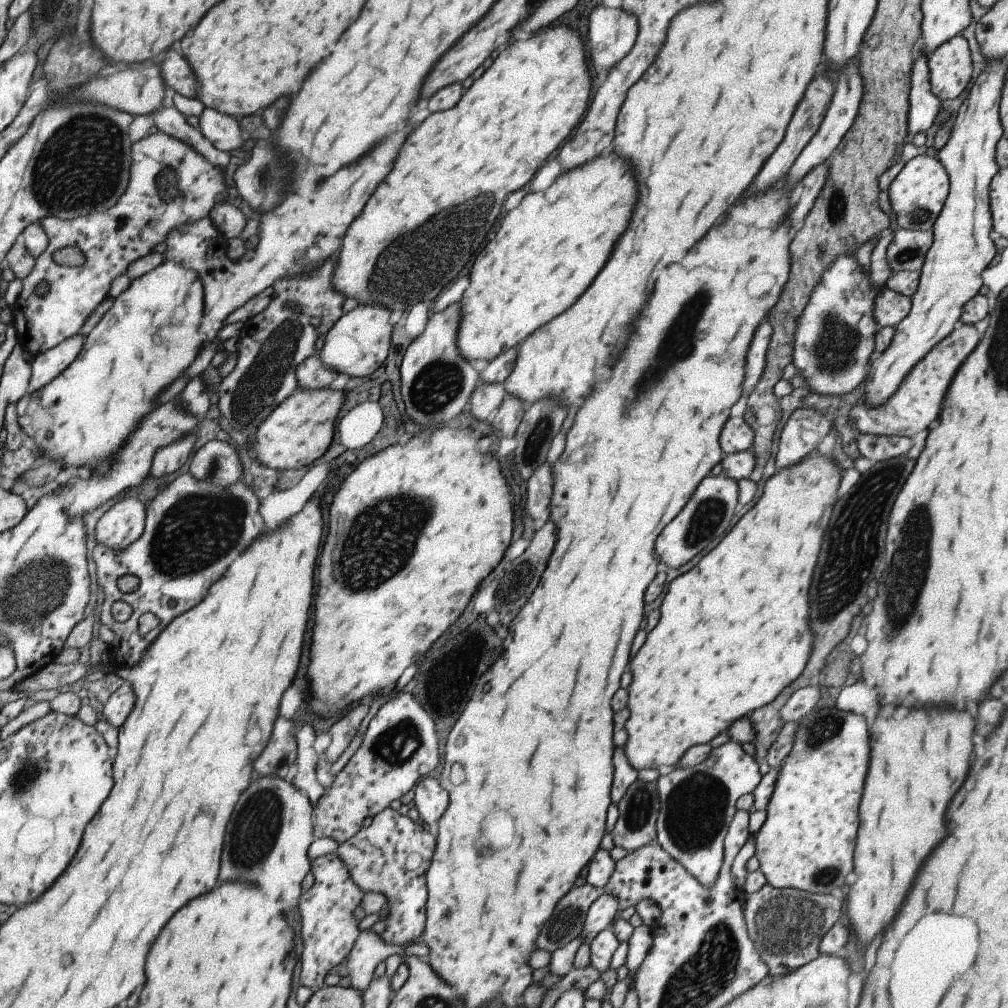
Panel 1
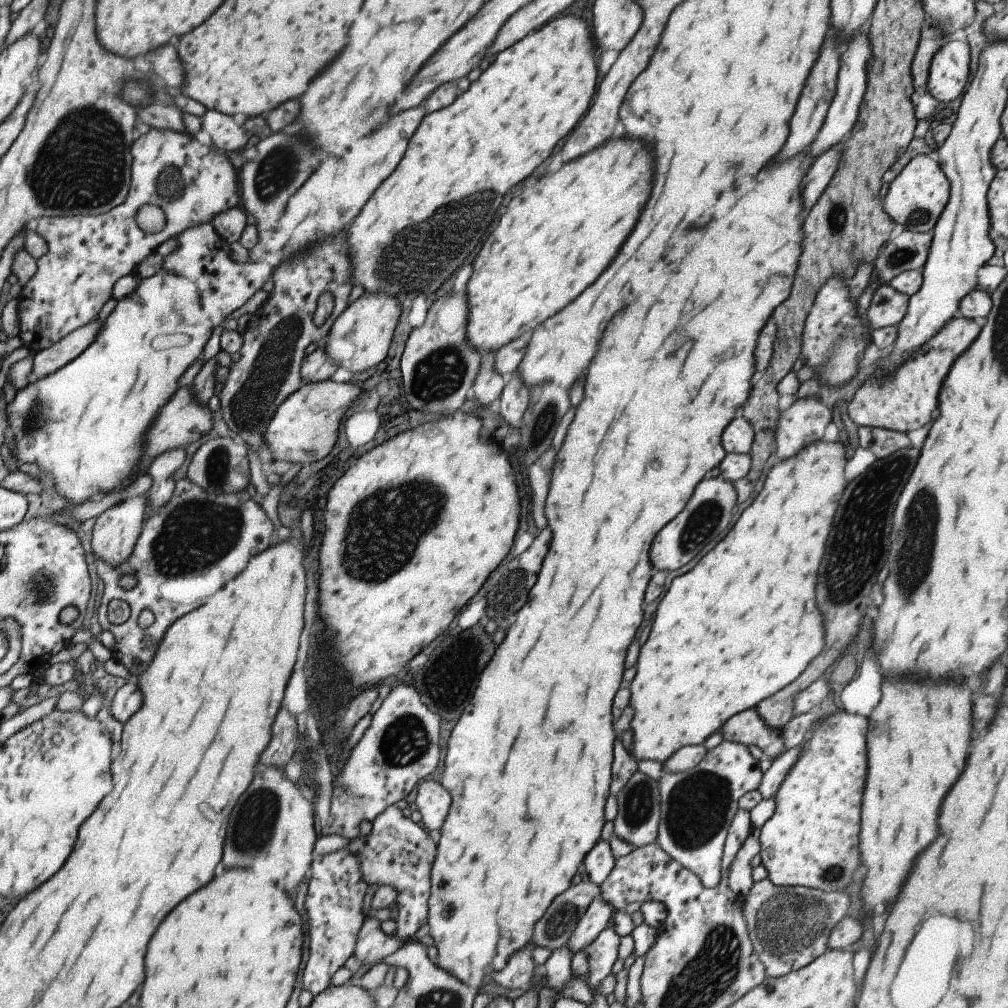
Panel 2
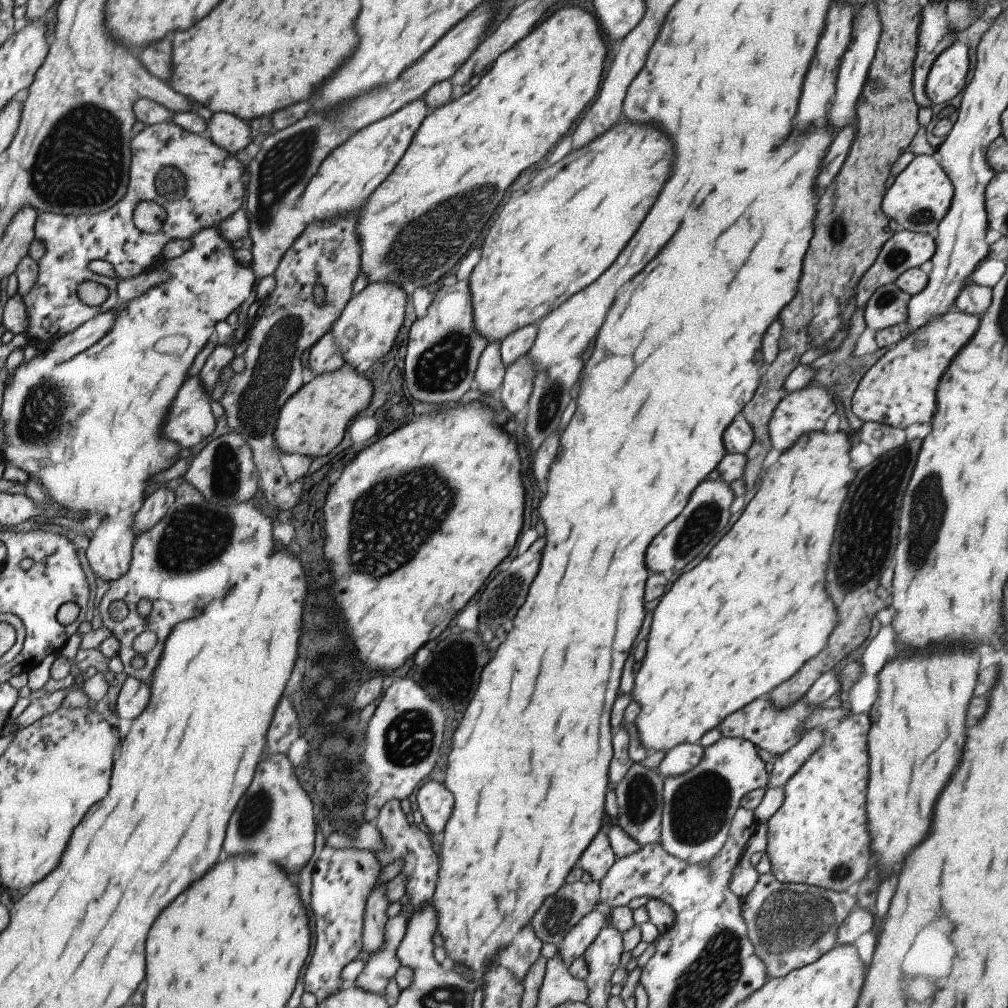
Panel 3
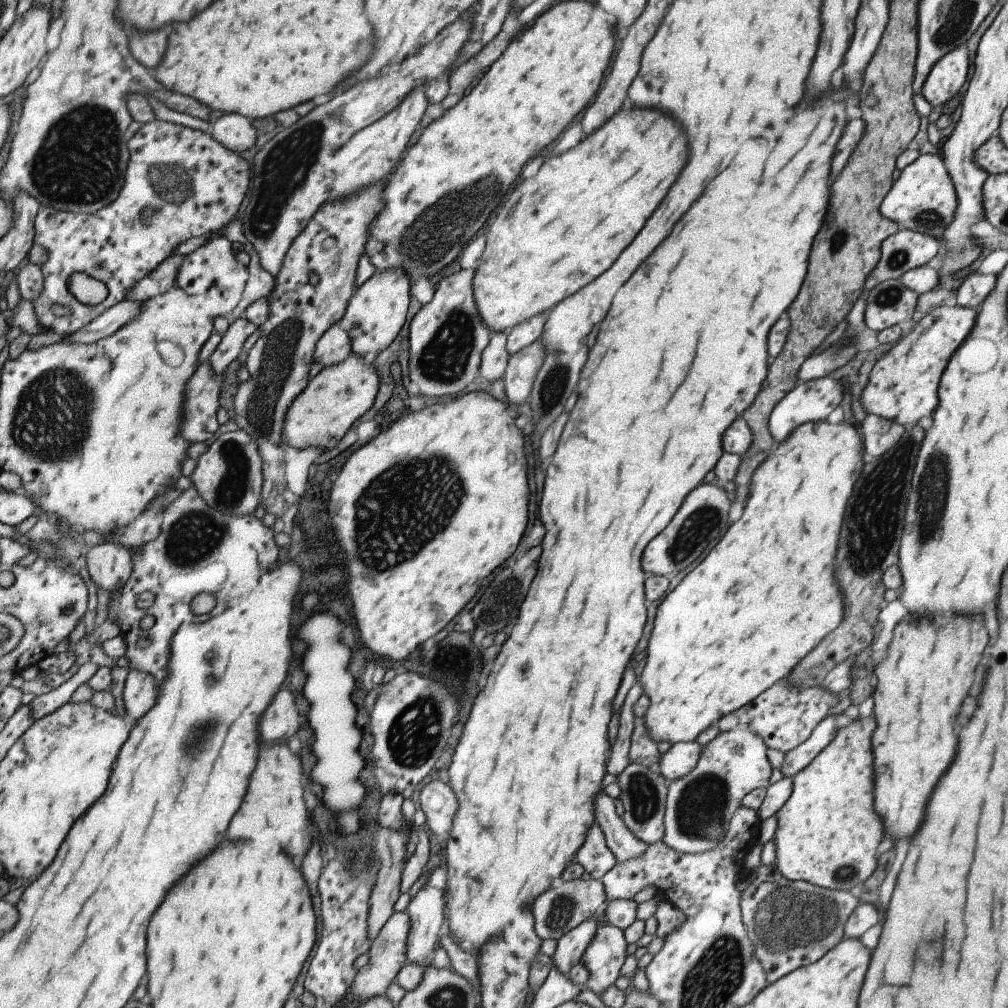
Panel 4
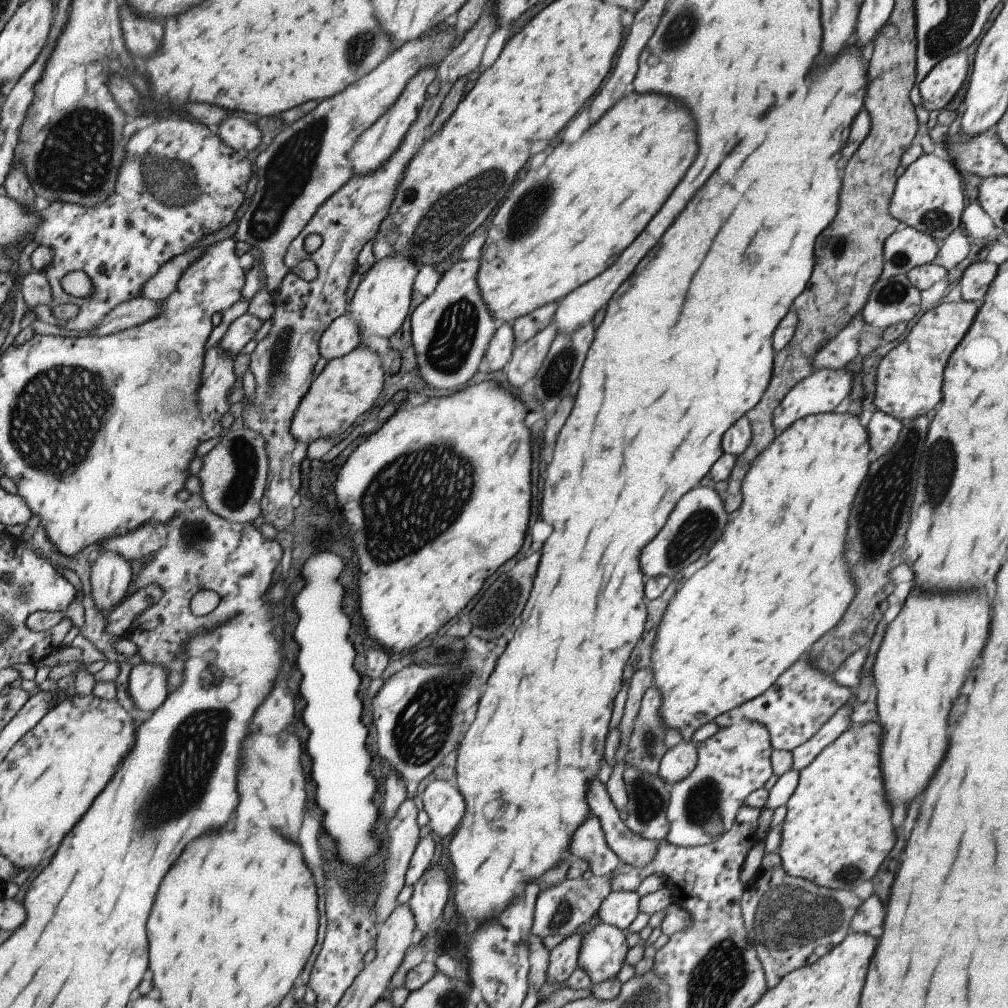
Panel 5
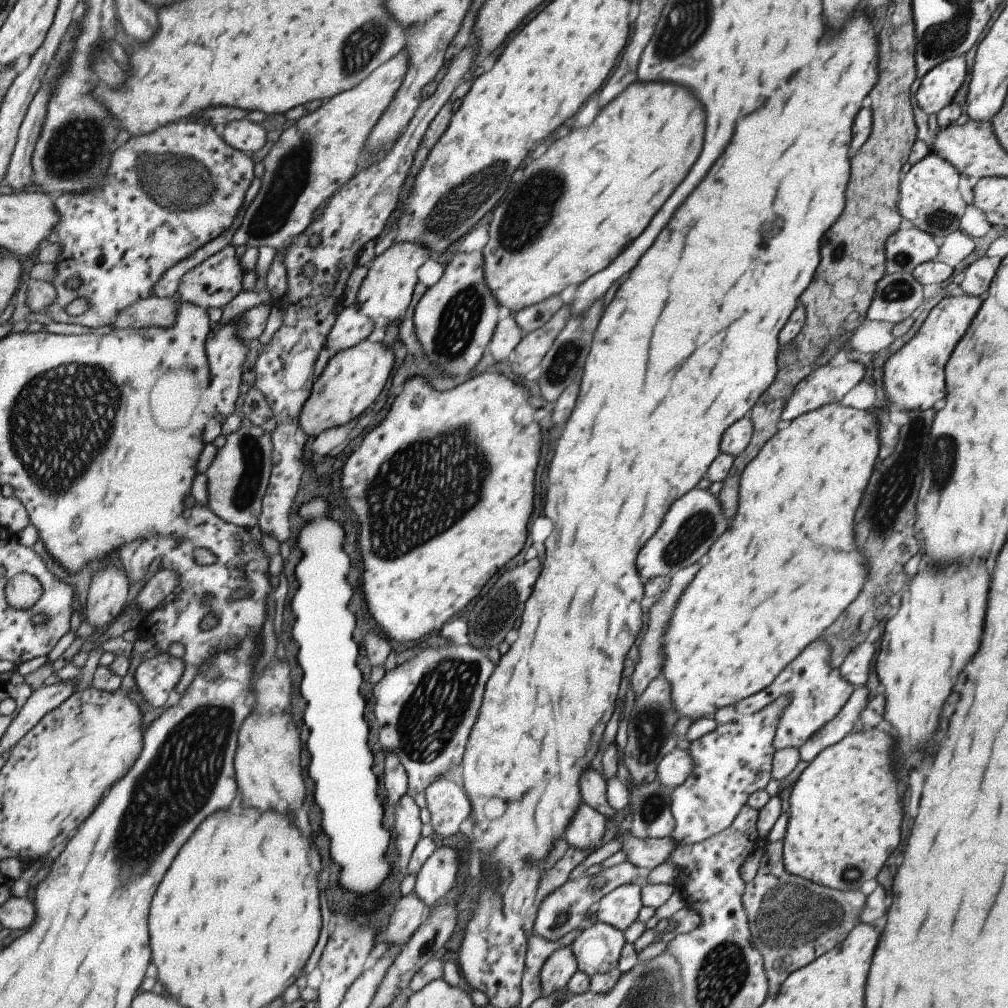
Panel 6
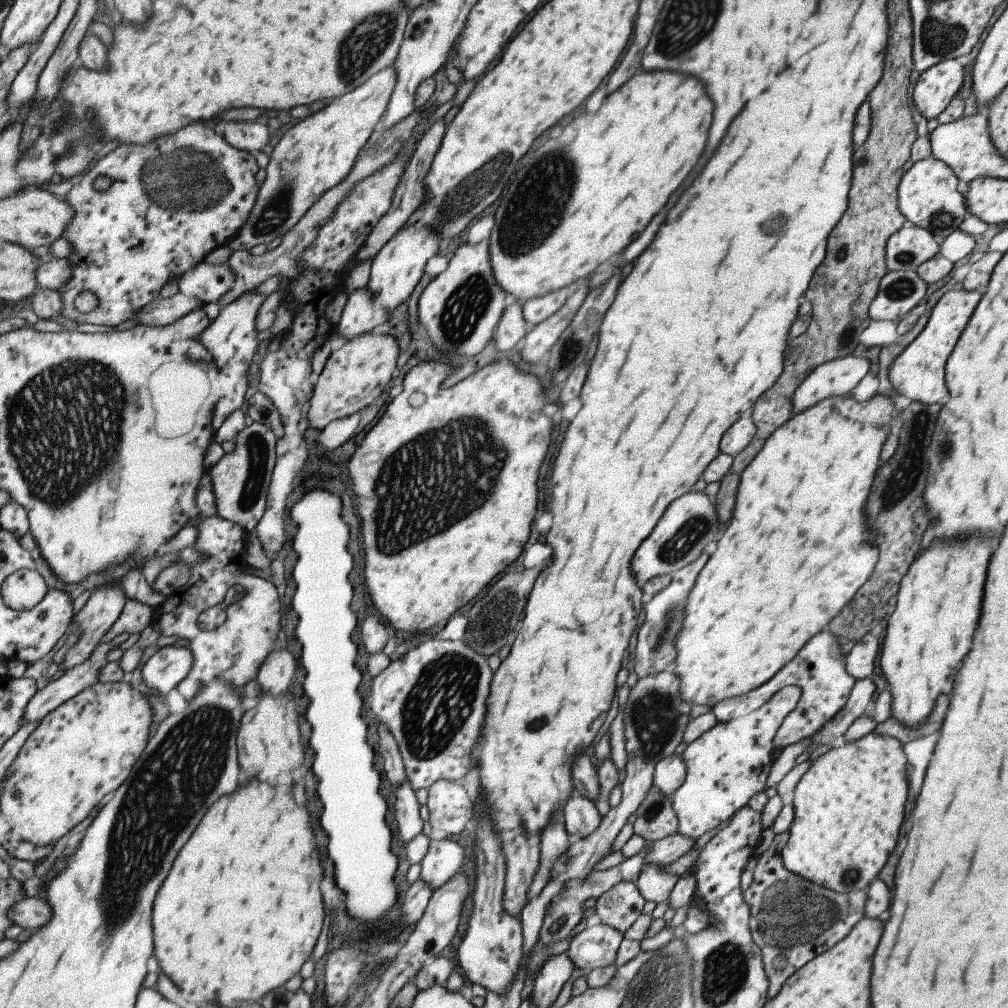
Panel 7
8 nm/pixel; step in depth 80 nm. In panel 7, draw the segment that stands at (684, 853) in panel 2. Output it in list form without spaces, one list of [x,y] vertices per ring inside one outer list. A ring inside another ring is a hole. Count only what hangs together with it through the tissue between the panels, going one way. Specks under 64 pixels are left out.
[[[789,685],[780,688],[774,695],[759,708],[749,714],[735,717],[726,723],[717,721],[713,728],[703,732],[699,738],[689,742],[685,740],[678,750],[681,760],[685,763],[686,773],[681,786],[669,796],[670,806],[674,810],[678,820],[677,833],[696,840],[704,832],[713,830],[717,824],[731,818],[747,801],[758,792],[764,791],[766,778],[772,765],[773,742],[776,730],[788,712],[795,708],[800,697],[800,690],[796,686]]]

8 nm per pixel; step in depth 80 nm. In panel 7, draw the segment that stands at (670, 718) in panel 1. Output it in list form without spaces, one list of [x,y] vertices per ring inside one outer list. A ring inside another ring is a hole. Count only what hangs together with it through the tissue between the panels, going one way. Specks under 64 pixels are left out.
[[[876,393],[863,402],[854,401],[851,395],[828,396],[812,407],[791,416],[781,426],[778,426],[765,439],[753,460],[741,471],[731,520],[725,532],[721,534],[715,552],[709,556],[709,560],[699,571],[696,581],[688,592],[684,604],[685,616],[682,627],[674,642],[676,657],[672,670],[680,680],[680,698],[688,702],[690,706],[700,704],[709,705],[711,708],[719,701],[745,694],[760,684],[766,683],[771,675],[774,675],[788,660],[794,658],[795,653],[807,639],[823,628],[827,628],[827,622],[851,600],[858,588],[869,578],[878,559],[878,551],[876,546],[871,544],[871,540],[875,540],[875,534],[863,522],[865,520],[863,504],[867,500],[875,470],[879,466],[879,452],[889,434],[891,412],[894,408],[891,399],[881,393]]]

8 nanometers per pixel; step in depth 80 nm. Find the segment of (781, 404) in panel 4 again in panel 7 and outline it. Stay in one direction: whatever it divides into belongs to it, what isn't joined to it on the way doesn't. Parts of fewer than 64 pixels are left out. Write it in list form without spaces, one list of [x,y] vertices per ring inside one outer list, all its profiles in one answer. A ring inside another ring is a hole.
[[[845,355],[817,365],[792,394],[791,416],[828,396],[846,395],[868,370],[869,361],[853,355]]]

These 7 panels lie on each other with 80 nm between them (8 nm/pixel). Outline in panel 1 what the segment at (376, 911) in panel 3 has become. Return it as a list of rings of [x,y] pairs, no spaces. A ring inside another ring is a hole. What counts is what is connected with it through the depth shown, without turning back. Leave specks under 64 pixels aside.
[[[371,929],[358,931],[357,938],[349,951],[343,974],[349,975],[351,988],[363,992],[372,979],[373,969],[383,962],[389,955],[400,956],[403,950],[412,944],[422,941],[423,932],[419,938],[405,942],[402,946],[387,944],[378,934]]]

